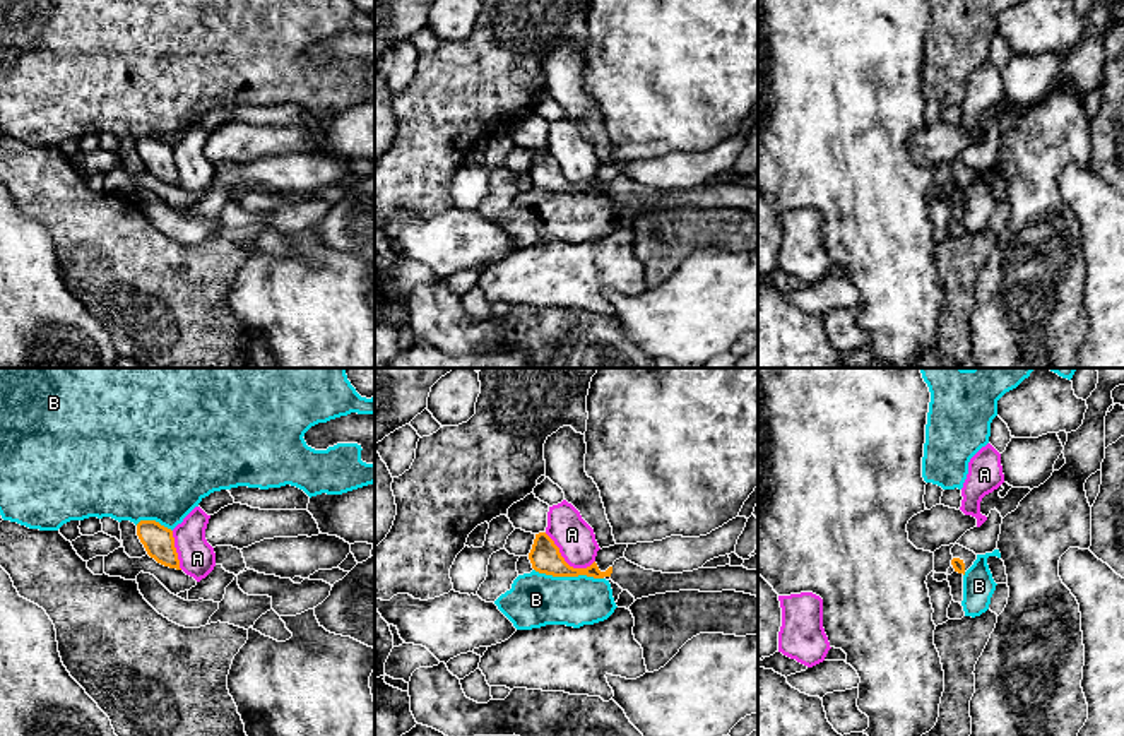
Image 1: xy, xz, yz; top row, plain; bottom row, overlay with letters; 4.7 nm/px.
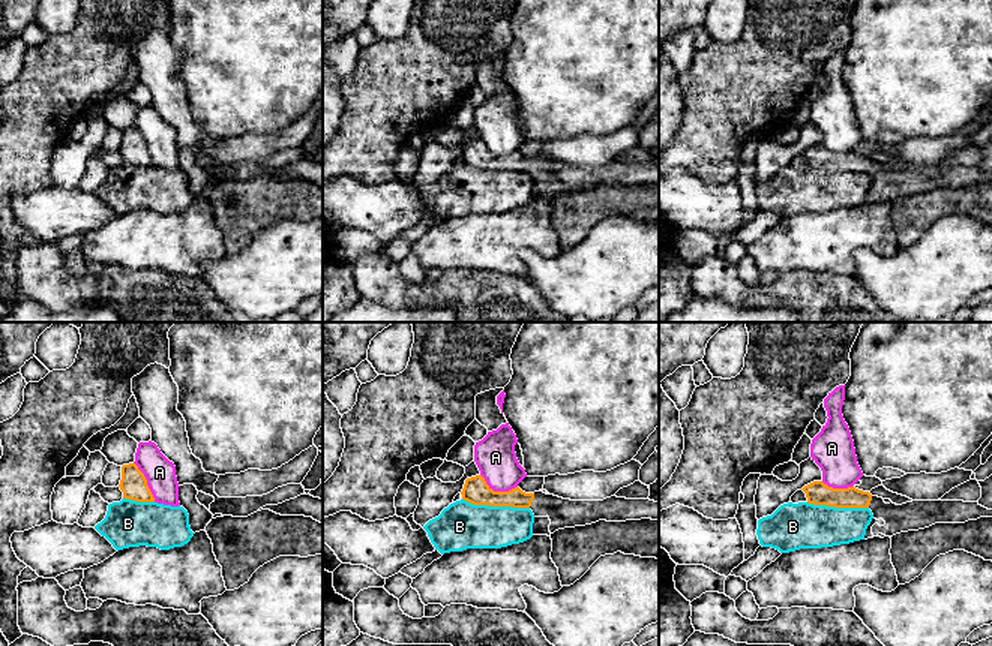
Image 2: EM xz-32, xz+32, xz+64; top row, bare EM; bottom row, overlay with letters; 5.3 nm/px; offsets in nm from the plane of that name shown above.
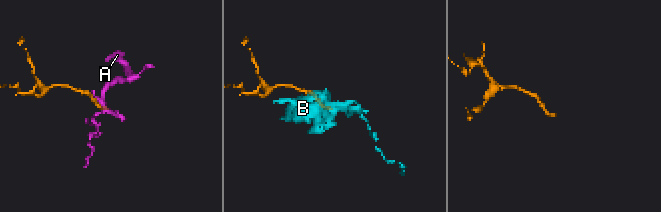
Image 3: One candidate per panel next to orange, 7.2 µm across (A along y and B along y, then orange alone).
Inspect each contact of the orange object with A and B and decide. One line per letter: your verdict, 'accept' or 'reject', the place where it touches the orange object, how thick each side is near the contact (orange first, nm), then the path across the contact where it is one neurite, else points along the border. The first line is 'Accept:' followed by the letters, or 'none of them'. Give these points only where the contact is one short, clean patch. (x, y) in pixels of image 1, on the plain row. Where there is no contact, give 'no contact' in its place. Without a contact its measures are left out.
Accept: none of them
A: reject; contact xz (565, 178); calibres 140 and 180 nm
B: reject; contact xz (568, 192); calibres 140 and 260 nm

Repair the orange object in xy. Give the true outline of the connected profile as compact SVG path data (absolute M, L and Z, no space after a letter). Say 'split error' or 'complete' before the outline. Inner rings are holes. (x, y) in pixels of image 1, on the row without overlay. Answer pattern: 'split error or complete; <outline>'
complete; M140 137L137 152L151 175L164 183L181 187L171 145L156 137Z

